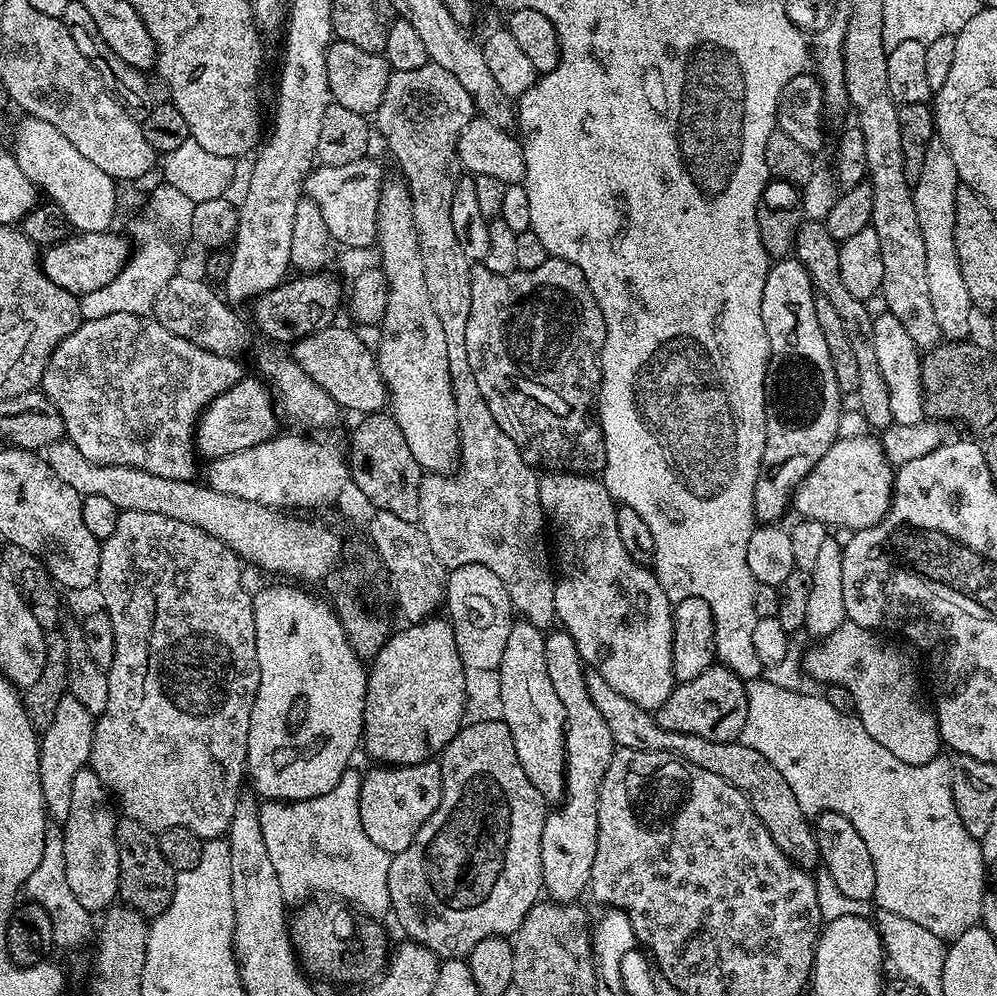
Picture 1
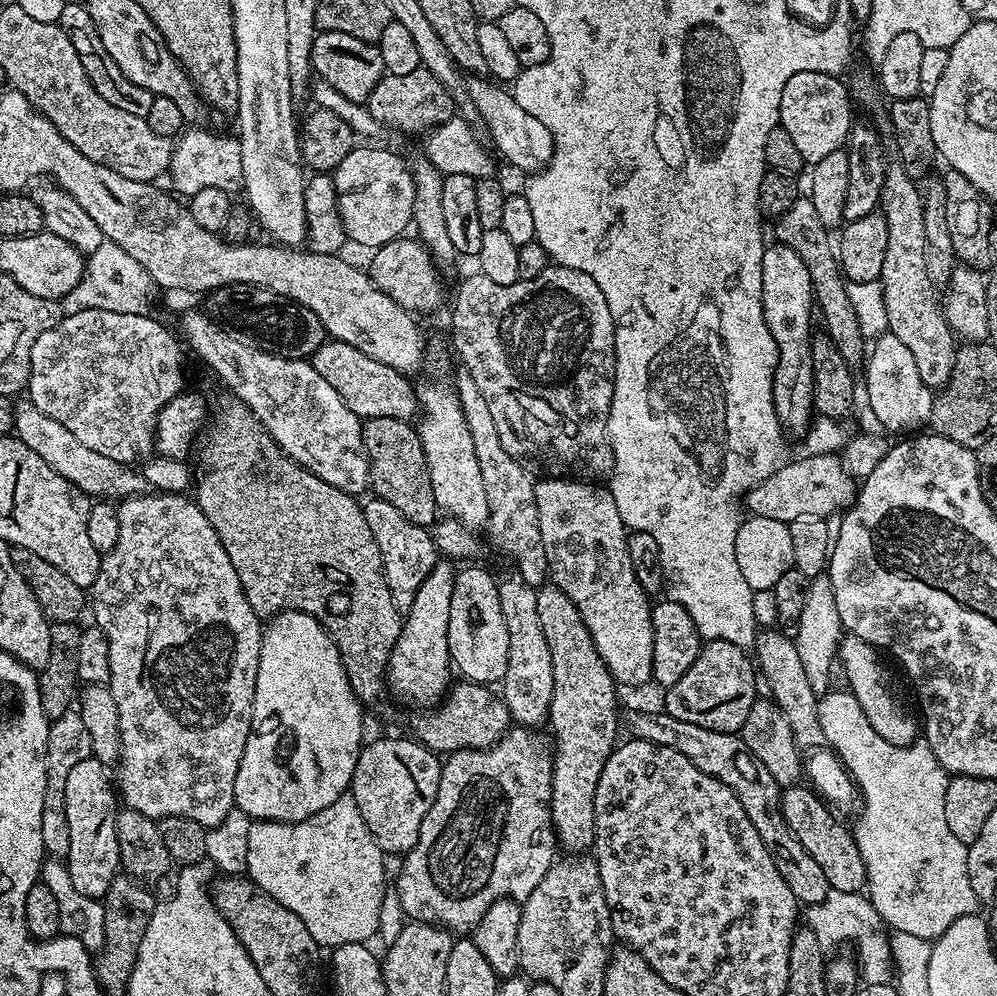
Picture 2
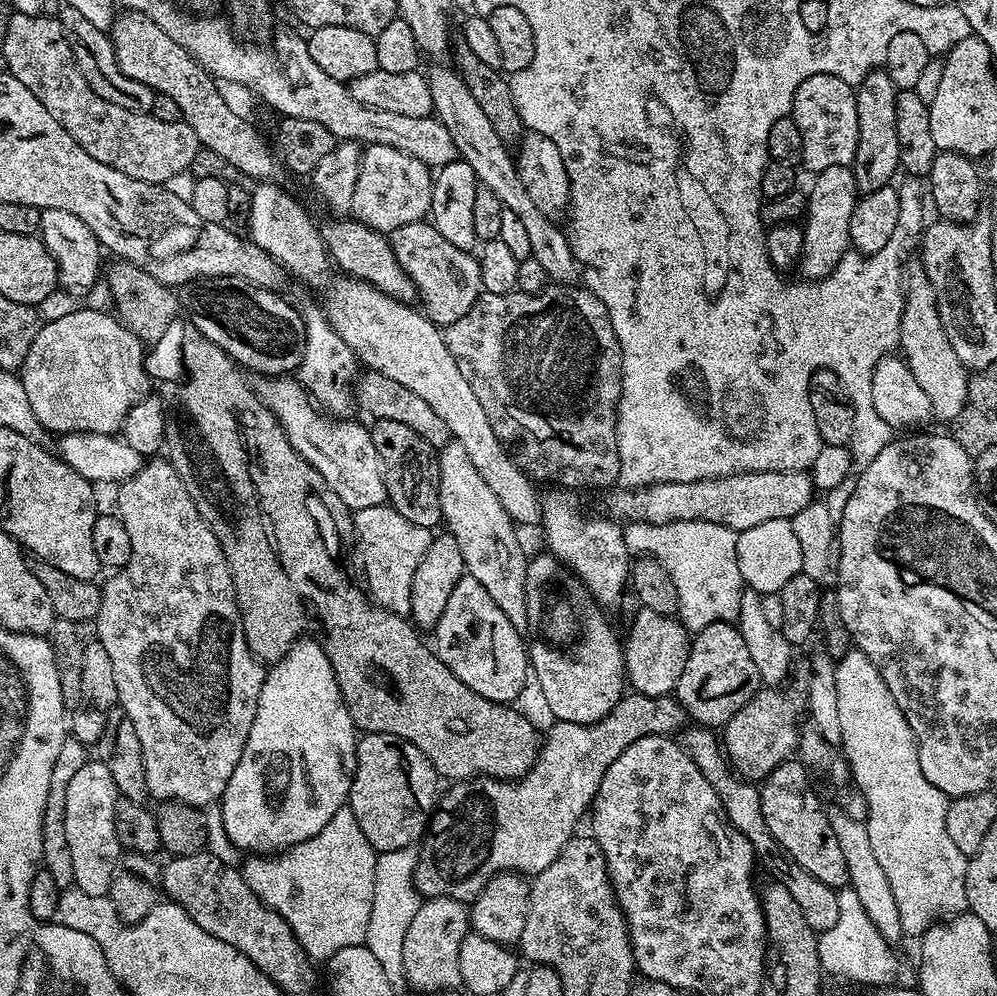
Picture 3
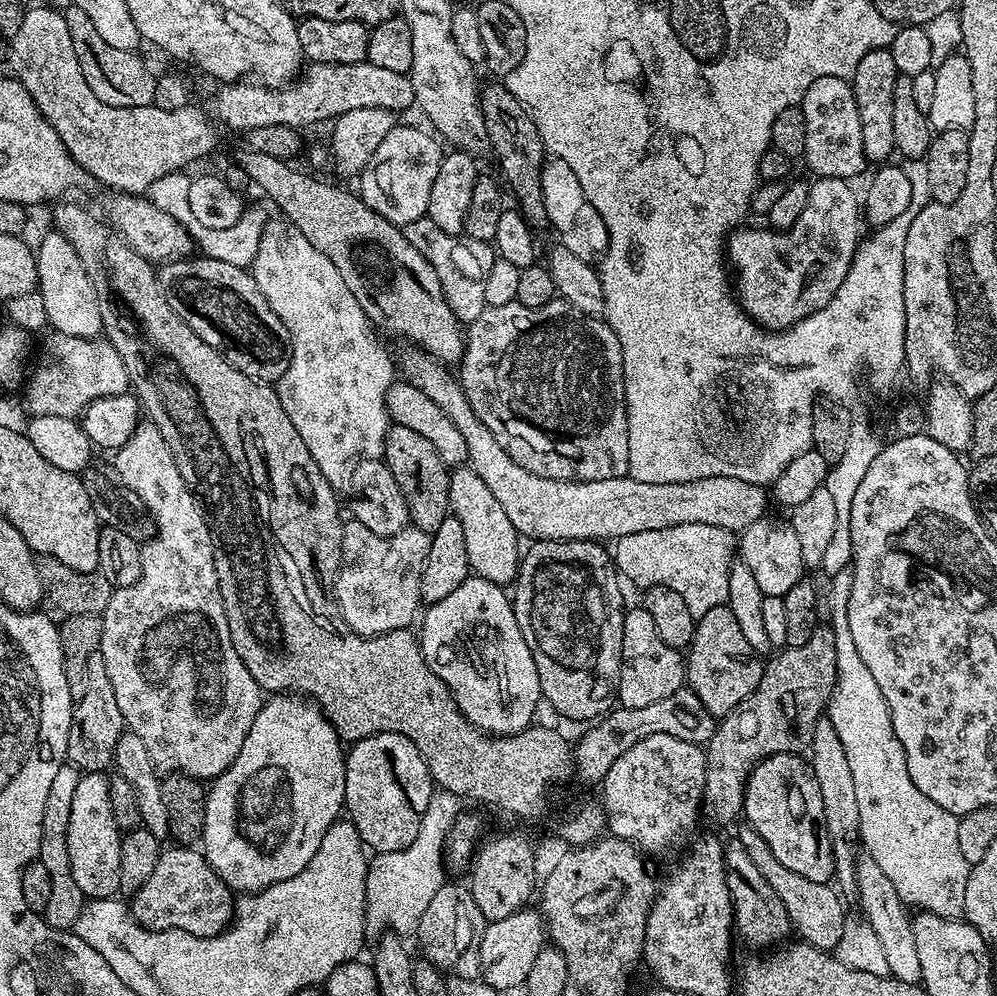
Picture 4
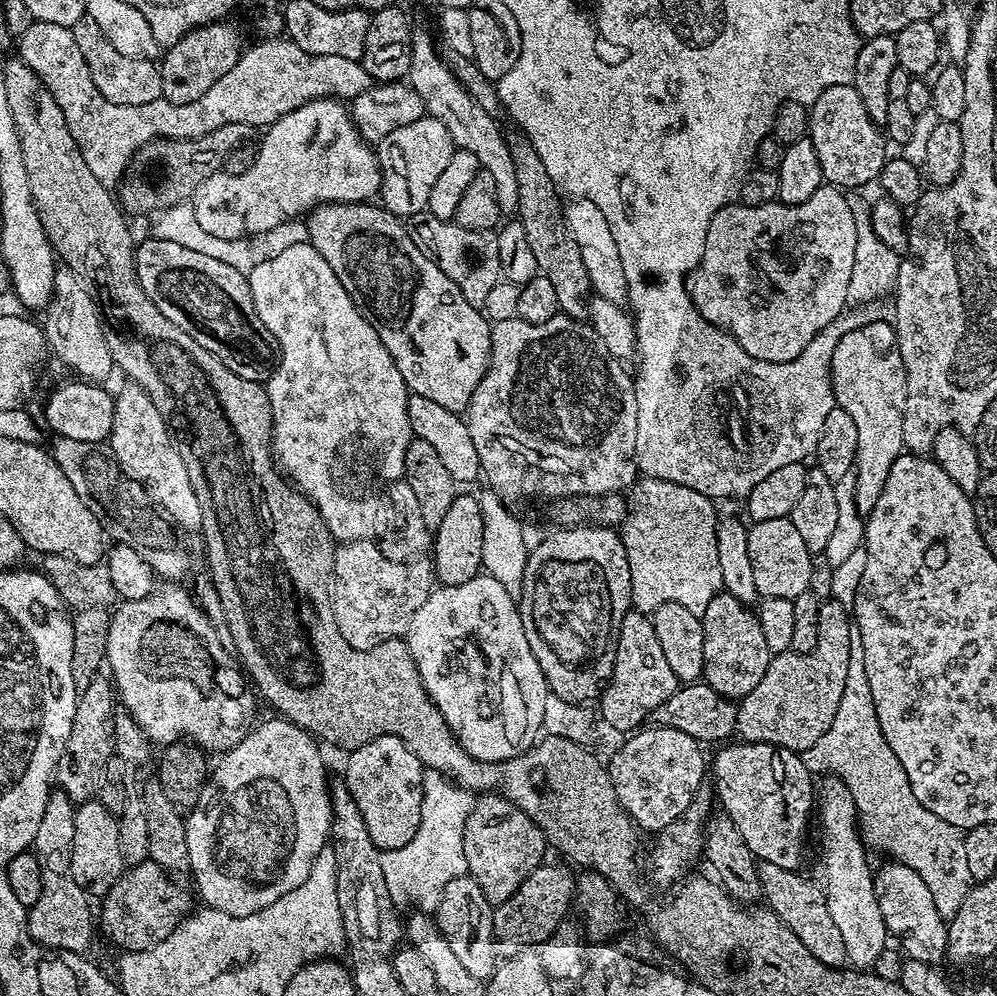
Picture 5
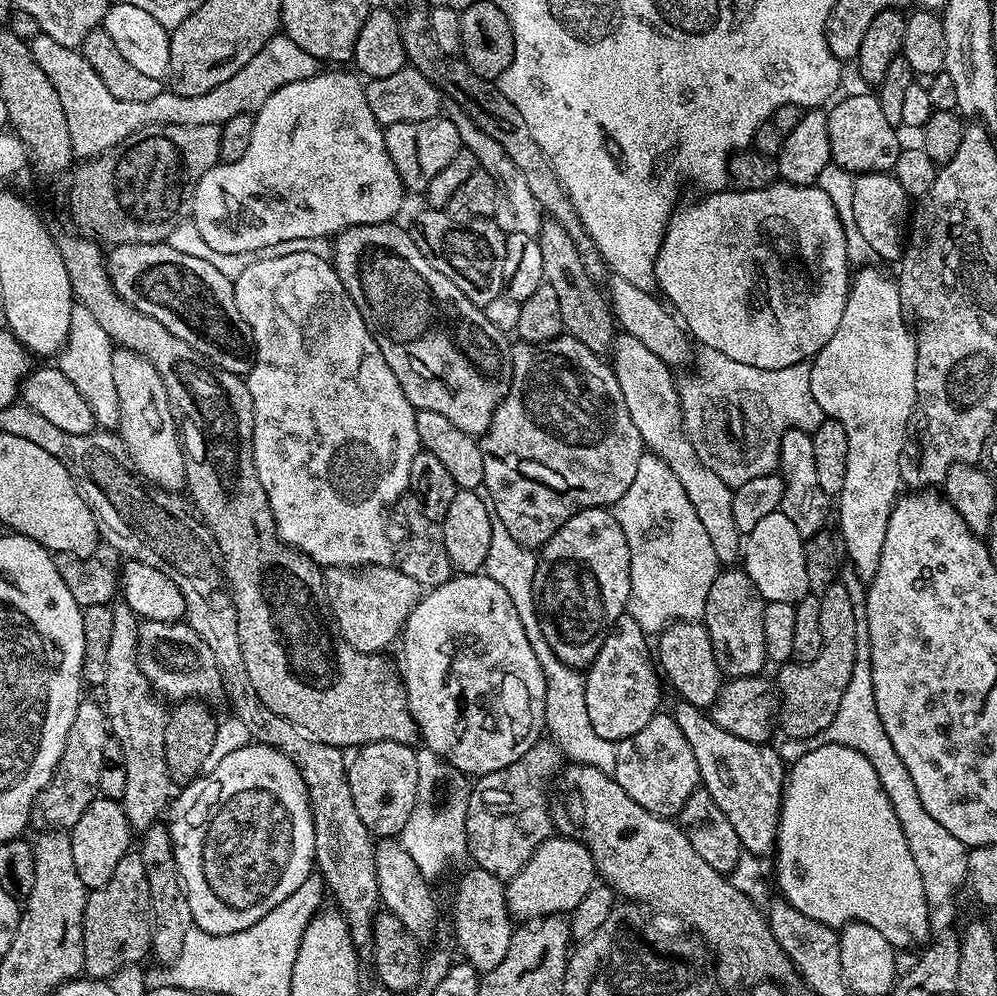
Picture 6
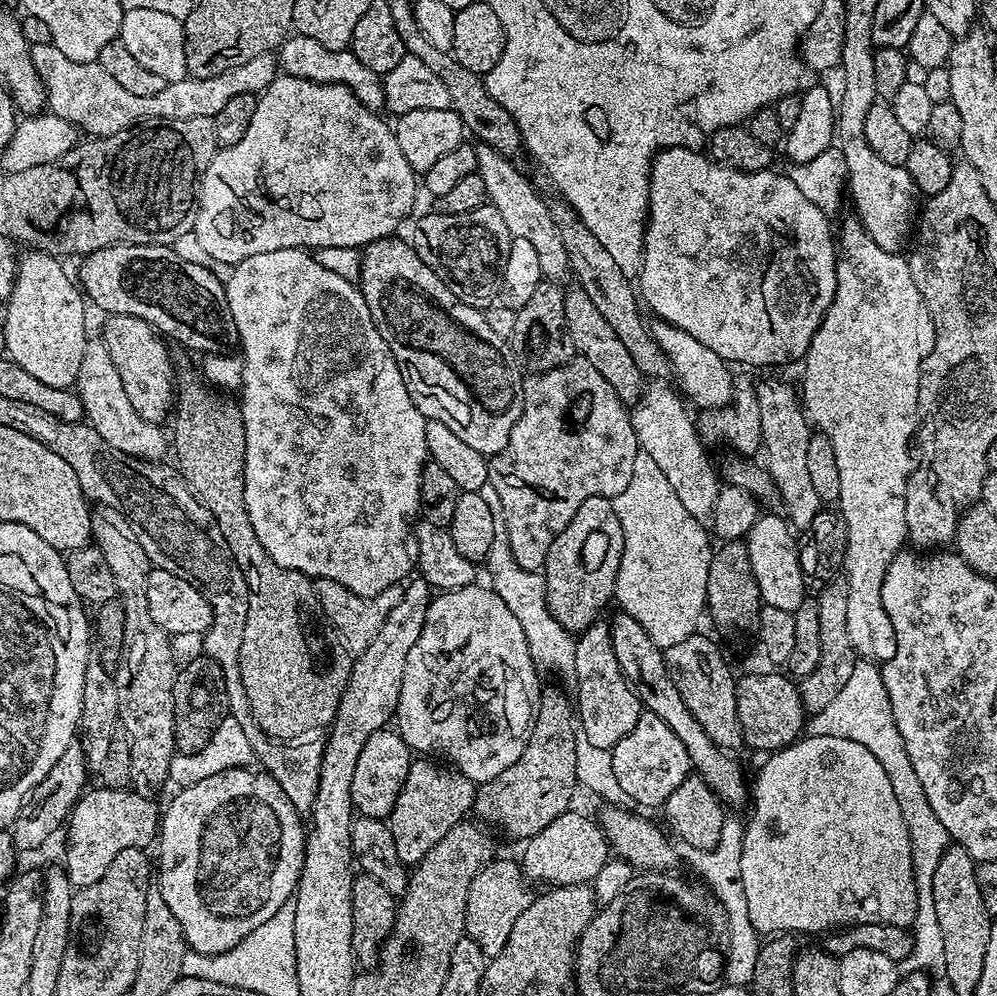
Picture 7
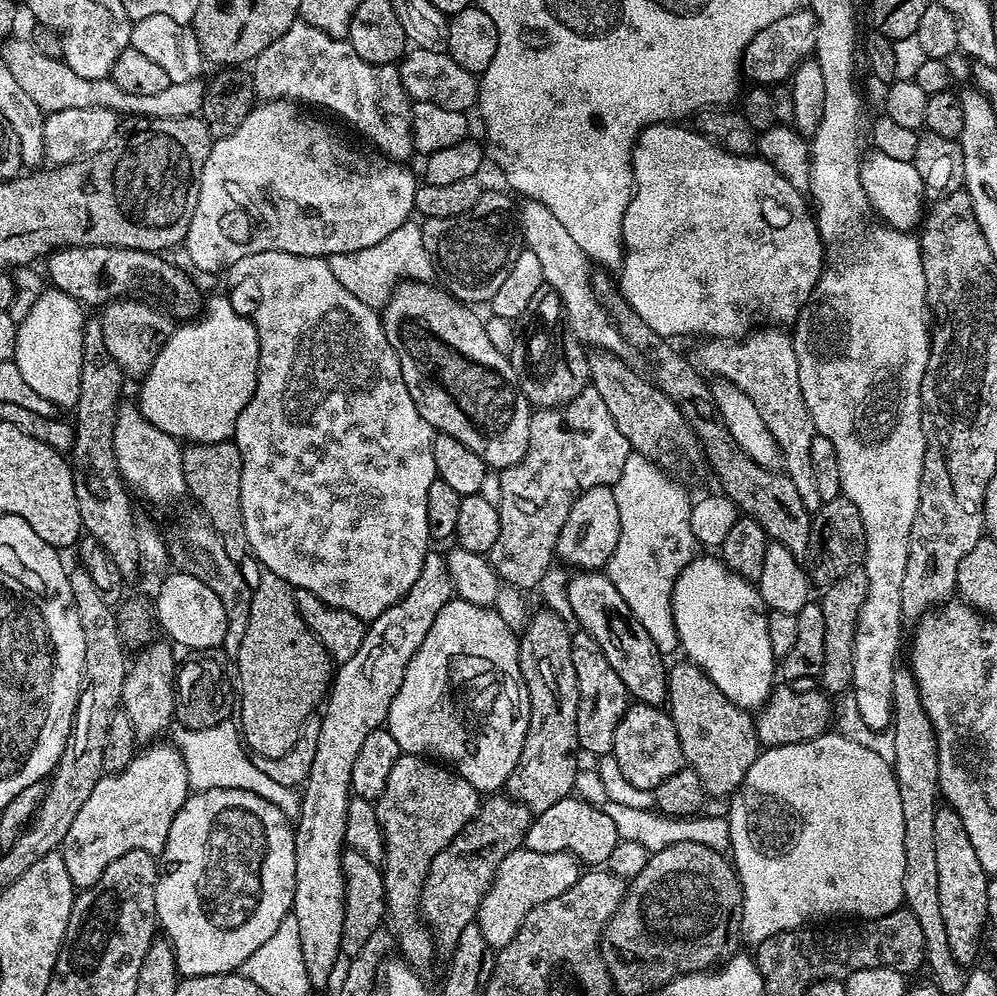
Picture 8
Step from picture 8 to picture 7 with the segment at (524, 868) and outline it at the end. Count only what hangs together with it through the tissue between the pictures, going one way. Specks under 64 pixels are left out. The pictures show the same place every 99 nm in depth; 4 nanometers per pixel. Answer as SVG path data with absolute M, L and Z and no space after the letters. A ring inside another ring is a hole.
M493 858L480 869L480 873L470 882L470 898L466 898L466 922L464 931L474 942L478 942L478 950L486 958L497 956L506 946L506 938L510 938L510 930L514 930L514 922L518 922L518 914L530 906L534 899L529 881L526 879L521 865L512 860Z

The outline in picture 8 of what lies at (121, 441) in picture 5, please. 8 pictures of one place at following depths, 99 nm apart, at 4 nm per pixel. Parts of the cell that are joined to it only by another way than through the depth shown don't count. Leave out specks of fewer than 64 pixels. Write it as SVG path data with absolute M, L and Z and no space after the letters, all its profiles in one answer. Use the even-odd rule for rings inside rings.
M135 298L110 300L103 305L101 312L104 313L99 313L98 319L102 326L102 338L106 338L106 350L110 350L110 358L118 362L125 377L143 378L150 366L154 366L154 358L164 343L172 337L173 317L151 303Z

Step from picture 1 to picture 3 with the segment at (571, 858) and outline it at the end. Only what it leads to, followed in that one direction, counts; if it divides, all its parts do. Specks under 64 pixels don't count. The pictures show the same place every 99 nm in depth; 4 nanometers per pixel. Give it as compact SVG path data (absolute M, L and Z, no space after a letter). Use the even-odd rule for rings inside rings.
M551 554L532 556L526 570L526 610L530 633L530 668L534 680L540 683L544 704L553 712L556 720L575 724L597 724L614 710L620 697L626 692L624 650L622 640L616 637L608 625L605 609L588 591L588 587L571 572L561 560Z

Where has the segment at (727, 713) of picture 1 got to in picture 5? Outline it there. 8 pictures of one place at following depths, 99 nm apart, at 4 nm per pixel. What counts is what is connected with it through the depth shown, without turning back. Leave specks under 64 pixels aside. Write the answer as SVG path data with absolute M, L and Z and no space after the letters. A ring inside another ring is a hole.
M723 590L710 598L710 606L706 606L702 619L703 683L709 684L725 700L739 702L746 694L750 694L750 690L754 690L754 686L758 686L758 682L762 682L762 674L766 674L766 666L770 666L774 655L766 646L762 626L749 605L738 602L738 598Z

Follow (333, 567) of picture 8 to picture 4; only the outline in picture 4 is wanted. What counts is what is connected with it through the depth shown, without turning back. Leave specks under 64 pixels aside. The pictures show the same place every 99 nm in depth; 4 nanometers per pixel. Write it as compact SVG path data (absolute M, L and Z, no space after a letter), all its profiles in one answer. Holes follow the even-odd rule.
M272 222L265 229L261 236L260 249L250 267L254 282L258 282L258 290L262 290L266 302L270 302L270 310L274 310L274 314L278 314L278 318L282 318L282 326L286 326L288 337L292 339L290 366L286 366L286 374L282 374L280 379L275 381L274 387L278 398L282 402L282 410L286 410L286 415L290 418L290 422L294 422L294 430L298 430L298 435L301 436L302 442L306 442L306 450L310 450L314 462L318 462L318 470L322 470L322 474L326 479L333 486L336 486L339 485L340 476L351 474L352 463L355 460L360 460L363 456L369 456L370 459L379 461L383 457L384 439L390 427L386 394L394 382L392 360L388 357L387 350L380 345L380 340L376 337L378 332L372 321L364 313L362 306L358 306L358 298L354 298L354 294L350 294L350 286L346 286L346 281L342 279L342 274L338 274L338 266L334 266L334 262L330 262L330 258L326 258L326 254L322 254L322 250L314 250L314 246L310 246L310 242L297 228L293 228L287 222L279 223Z

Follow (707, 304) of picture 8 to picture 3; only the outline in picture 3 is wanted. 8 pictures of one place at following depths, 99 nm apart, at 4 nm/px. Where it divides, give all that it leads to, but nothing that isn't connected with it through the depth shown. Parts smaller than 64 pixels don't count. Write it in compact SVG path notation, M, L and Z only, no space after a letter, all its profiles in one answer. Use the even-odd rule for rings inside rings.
M829 166L815 173L812 192L807 193L806 219L802 224L804 251L798 261L798 272L808 282L823 280L831 274L850 248L850 214L858 199L854 174L849 166Z

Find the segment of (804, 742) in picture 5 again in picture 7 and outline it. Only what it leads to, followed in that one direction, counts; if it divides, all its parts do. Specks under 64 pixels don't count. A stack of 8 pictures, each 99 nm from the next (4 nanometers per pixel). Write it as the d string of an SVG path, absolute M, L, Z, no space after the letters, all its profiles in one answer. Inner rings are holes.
M837 578L825 588L819 589L815 597L818 602L818 623L822 629L822 658L818 658L818 666L809 676L799 681L800 697L804 703L805 713L815 714L826 710L834 698L846 686L850 673L858 659L856 647L850 642L850 630L846 630L846 598L848 597L848 582L843 578Z

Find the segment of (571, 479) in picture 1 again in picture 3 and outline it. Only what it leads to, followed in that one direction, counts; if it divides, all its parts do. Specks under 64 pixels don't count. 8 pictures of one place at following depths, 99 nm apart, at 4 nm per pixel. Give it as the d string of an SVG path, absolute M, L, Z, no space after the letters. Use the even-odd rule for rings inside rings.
M552 490L549 496L543 497L540 514L547 551L576 573L601 606L616 604L624 592L626 596L626 585L630 580L630 553L624 541L625 529L607 515L587 516L572 496L575 495L568 490Z

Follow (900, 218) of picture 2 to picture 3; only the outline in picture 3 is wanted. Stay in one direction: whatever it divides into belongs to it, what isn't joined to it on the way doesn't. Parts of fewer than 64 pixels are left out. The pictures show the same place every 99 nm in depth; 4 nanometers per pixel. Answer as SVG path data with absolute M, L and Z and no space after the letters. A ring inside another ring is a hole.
M912 259L903 265L904 309L900 323L898 348L910 373L914 374L918 386L922 386L923 392L930 398L930 410L933 417L936 420L952 422L957 416L960 416L962 406L966 404L970 372L964 367L958 354L954 354L954 346L950 346L950 338L946 334L946 330L942 326L942 318L938 314L936 291L926 274L923 263L919 259Z

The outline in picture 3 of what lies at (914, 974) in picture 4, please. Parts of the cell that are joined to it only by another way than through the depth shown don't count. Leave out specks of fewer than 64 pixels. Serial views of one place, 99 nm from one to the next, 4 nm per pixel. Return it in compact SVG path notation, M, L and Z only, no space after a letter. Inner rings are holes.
M844 808L827 809L830 830L838 837L838 847L846 857L846 870L848 871L848 884L858 894L862 907L866 910L870 920L880 931L882 938L889 942L905 935L902 922L898 918L898 906L894 902L894 894L890 894L890 882L886 878L878 858L874 858L874 850L870 846L870 834L867 823L863 819L855 820Z

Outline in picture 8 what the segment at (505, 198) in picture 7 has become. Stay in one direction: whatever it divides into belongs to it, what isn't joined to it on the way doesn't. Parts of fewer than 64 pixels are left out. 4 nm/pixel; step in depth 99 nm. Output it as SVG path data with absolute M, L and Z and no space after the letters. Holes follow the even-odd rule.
M524 200L518 208L518 223L523 247L531 250L538 257L542 265L544 283L553 288L564 307L564 316L576 339L581 344L592 350L611 352L613 356L623 357L626 345L622 334L612 325L612 319L608 317L608 311L600 305L598 298L592 293L592 272L588 255L574 242L574 237L566 234L562 222L546 210L540 202Z

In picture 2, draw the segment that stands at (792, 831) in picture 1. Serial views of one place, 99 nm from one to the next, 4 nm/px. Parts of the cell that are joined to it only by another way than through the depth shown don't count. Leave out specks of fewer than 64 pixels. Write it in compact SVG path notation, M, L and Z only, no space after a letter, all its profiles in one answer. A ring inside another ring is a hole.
M661 711L660 716L651 716L648 712L632 712L628 716L629 737L654 742L658 746L666 746L670 750L678 750L702 774L710 774L710 778L718 778L742 802L742 810L746 810L746 818L754 822L754 830L758 830L758 838L766 842L782 878L794 890L797 901L801 905L809 906L820 903L827 896L829 890L828 879L822 866L802 850L802 842L792 832L788 819L784 816L784 807L780 801L782 787L775 780L770 770L758 757L747 748L747 744L734 732L719 732L718 730L706 730L706 726L694 726L691 722L682 722L678 718L670 718L670 714Z

